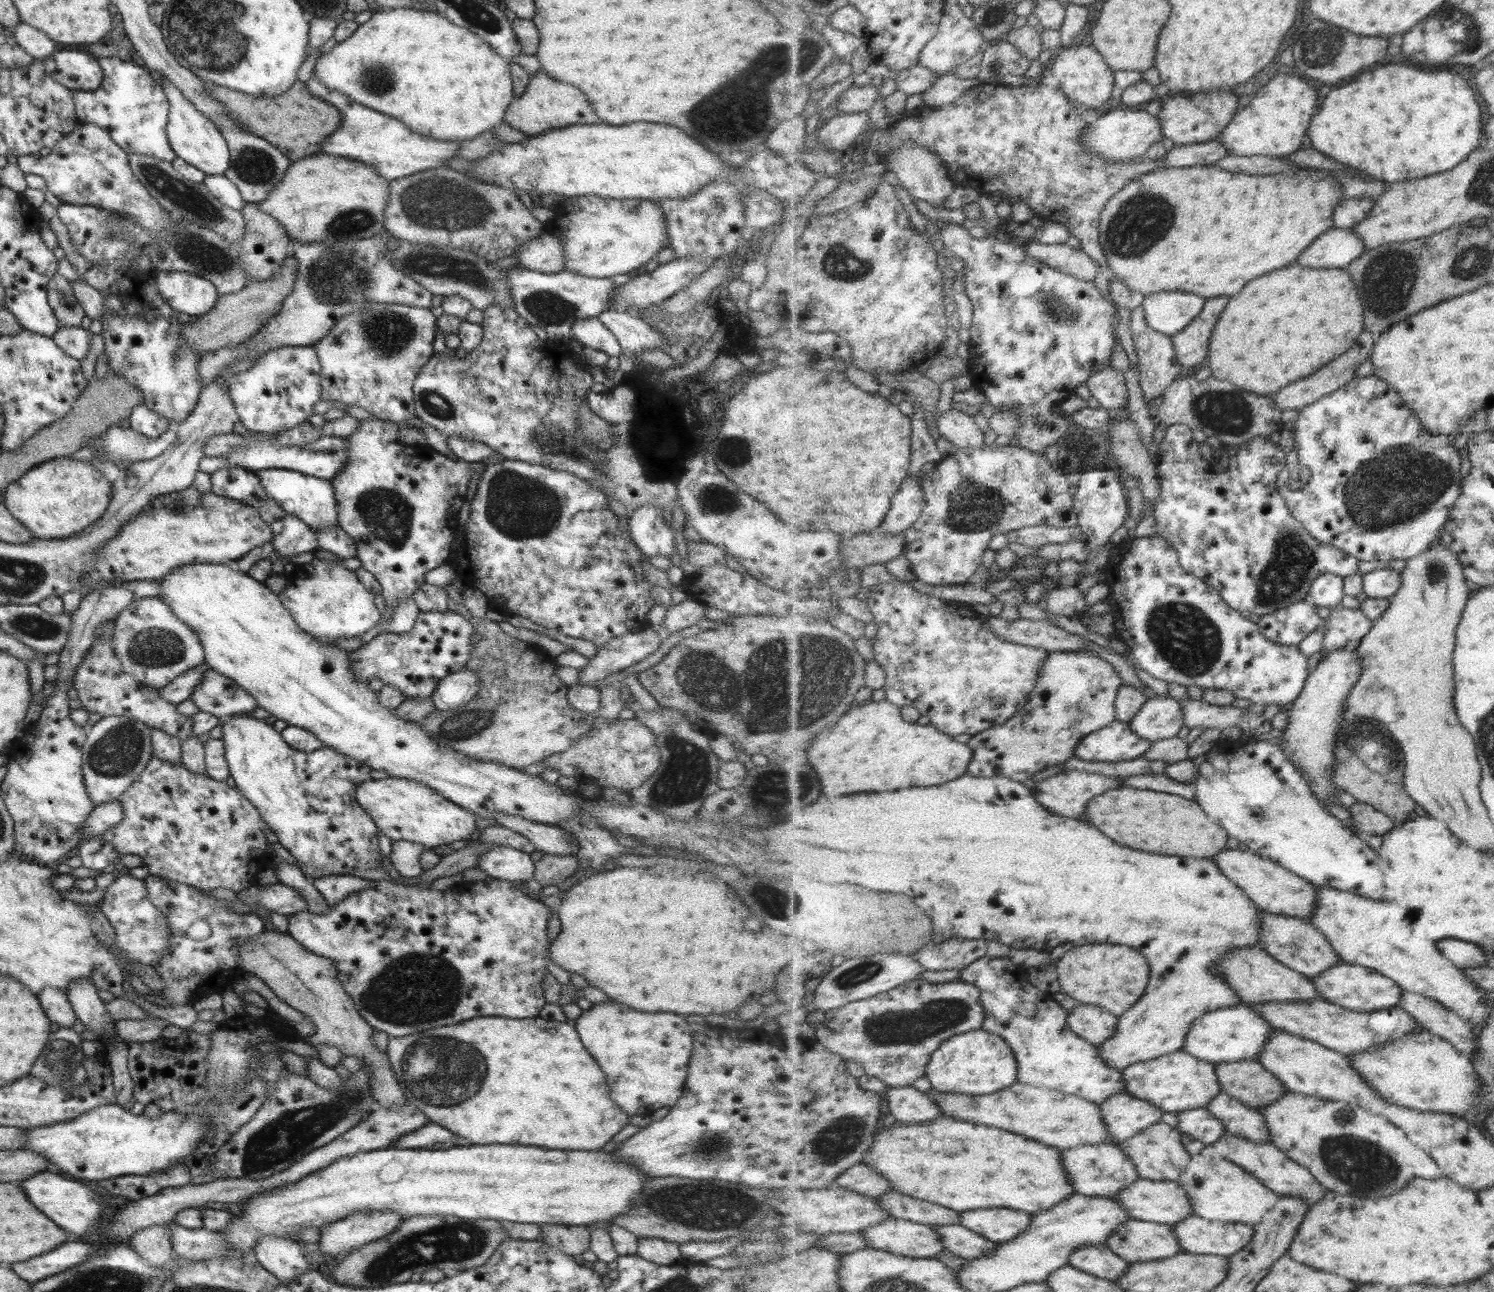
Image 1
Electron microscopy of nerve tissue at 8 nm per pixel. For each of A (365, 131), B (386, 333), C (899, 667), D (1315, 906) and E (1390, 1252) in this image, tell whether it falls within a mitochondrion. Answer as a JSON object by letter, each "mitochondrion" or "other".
{"A":"other","B":"mitochondrion","C":"other","D":"other","E":"other"}

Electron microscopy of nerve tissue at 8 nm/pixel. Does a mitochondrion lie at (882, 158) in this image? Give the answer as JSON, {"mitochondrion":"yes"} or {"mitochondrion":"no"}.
{"mitochondrion":"no"}

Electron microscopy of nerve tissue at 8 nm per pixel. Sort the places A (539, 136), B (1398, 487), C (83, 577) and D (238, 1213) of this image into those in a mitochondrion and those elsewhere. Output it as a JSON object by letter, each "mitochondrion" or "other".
{"A":"other","B":"mitochondrion","C":"other","D":"other"}

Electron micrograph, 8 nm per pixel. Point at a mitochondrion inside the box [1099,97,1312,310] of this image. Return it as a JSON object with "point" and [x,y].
{"point":[1128,226]}

